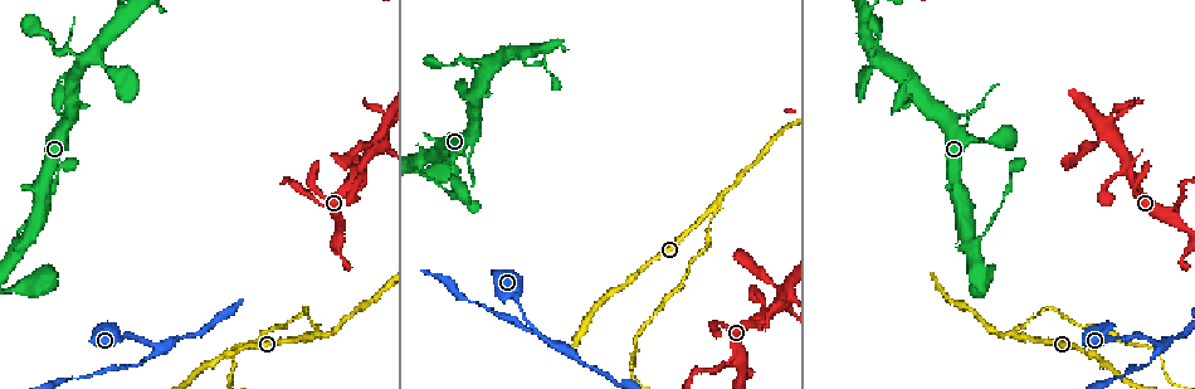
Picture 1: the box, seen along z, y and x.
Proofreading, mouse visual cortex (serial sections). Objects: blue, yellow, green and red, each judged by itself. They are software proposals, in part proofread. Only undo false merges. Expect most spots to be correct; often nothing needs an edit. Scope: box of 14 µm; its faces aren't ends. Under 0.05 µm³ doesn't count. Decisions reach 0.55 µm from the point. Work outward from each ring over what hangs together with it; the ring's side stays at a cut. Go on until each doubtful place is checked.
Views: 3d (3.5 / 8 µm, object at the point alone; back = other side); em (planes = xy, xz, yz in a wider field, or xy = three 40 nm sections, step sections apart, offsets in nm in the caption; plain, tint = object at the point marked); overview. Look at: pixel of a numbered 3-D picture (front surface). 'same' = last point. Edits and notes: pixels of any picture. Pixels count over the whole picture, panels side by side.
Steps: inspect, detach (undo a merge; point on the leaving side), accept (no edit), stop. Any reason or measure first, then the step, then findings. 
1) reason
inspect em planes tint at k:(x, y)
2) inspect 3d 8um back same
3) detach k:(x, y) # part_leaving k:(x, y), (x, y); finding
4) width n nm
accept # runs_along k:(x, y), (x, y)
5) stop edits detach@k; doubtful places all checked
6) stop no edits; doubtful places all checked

arms part here
inspect 3d 3.5um back at 1:(974, 245)

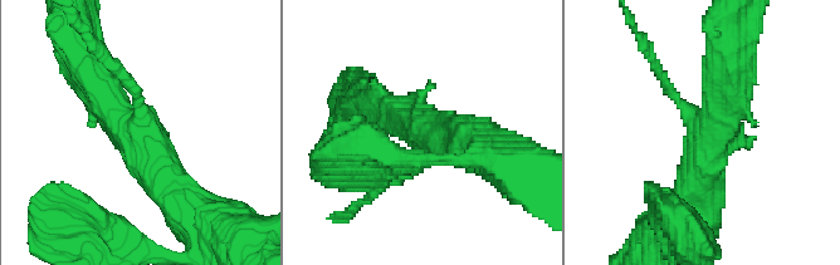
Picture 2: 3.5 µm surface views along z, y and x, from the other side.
need the tissue
inspect em xy step 2 tint at 2:(134, 129)

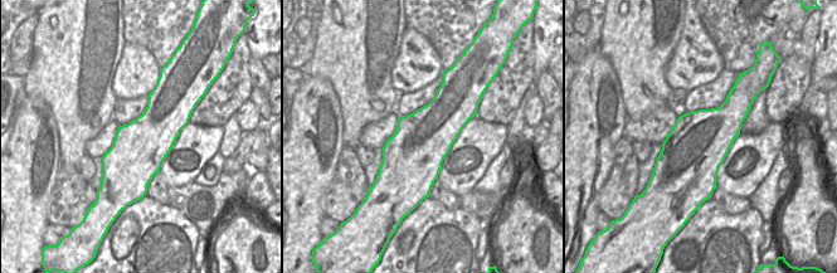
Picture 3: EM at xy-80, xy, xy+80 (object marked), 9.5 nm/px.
width 600 nm
accept # runs_along 2:(87, 65), (180, 197); one cell here

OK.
three-way junction
inspect 3d 3.5um at 1:(318, 334)

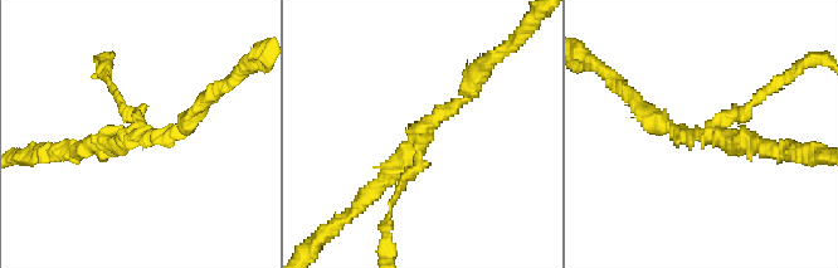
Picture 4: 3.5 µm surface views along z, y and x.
arms 3; arm_widths 150, 150, 200 nm
inspect em xy step 3 tint at 4:(415, 147)

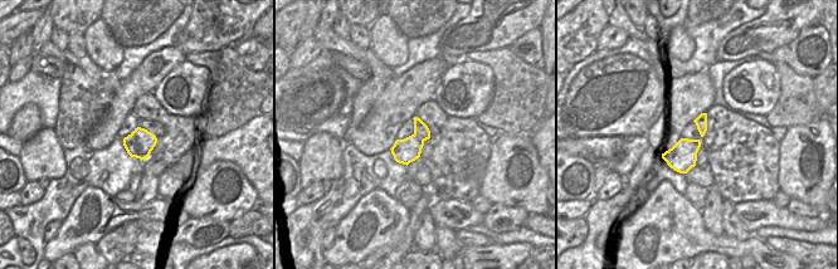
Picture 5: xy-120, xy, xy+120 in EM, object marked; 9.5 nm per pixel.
detach 4:(768, 89) # part_leaving 4:(719, 122), (813, 61); a second cell is stuck on

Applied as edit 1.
sharp bend
inspect 3d 3.5um at 1:(1159, 345)

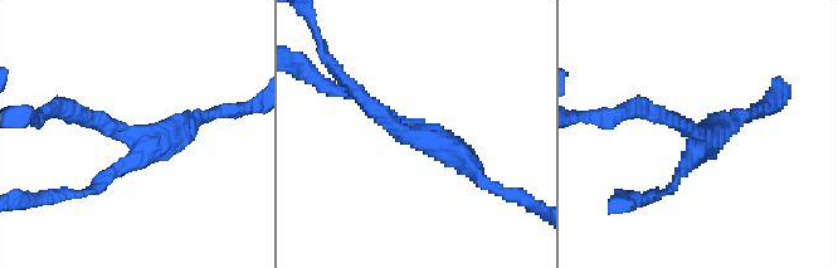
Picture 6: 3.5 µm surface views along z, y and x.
arms 3; arm_widths 150, 200, 250 nm
inspect em xy step 1 tint at 6:(419, 140)

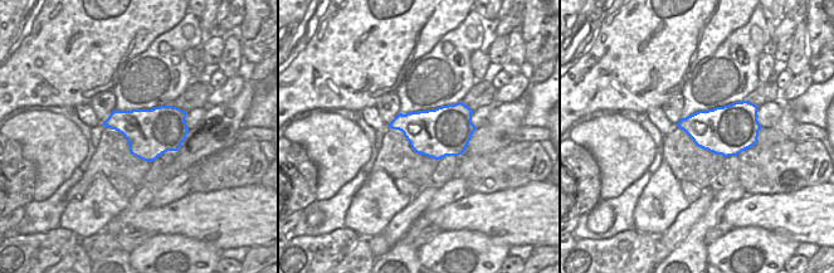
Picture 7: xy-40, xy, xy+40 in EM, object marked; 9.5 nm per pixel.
accept # runs_along 6:(360, 94), (487, 185); one cell here

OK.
stop edits detach@4; doubtful places all checked

